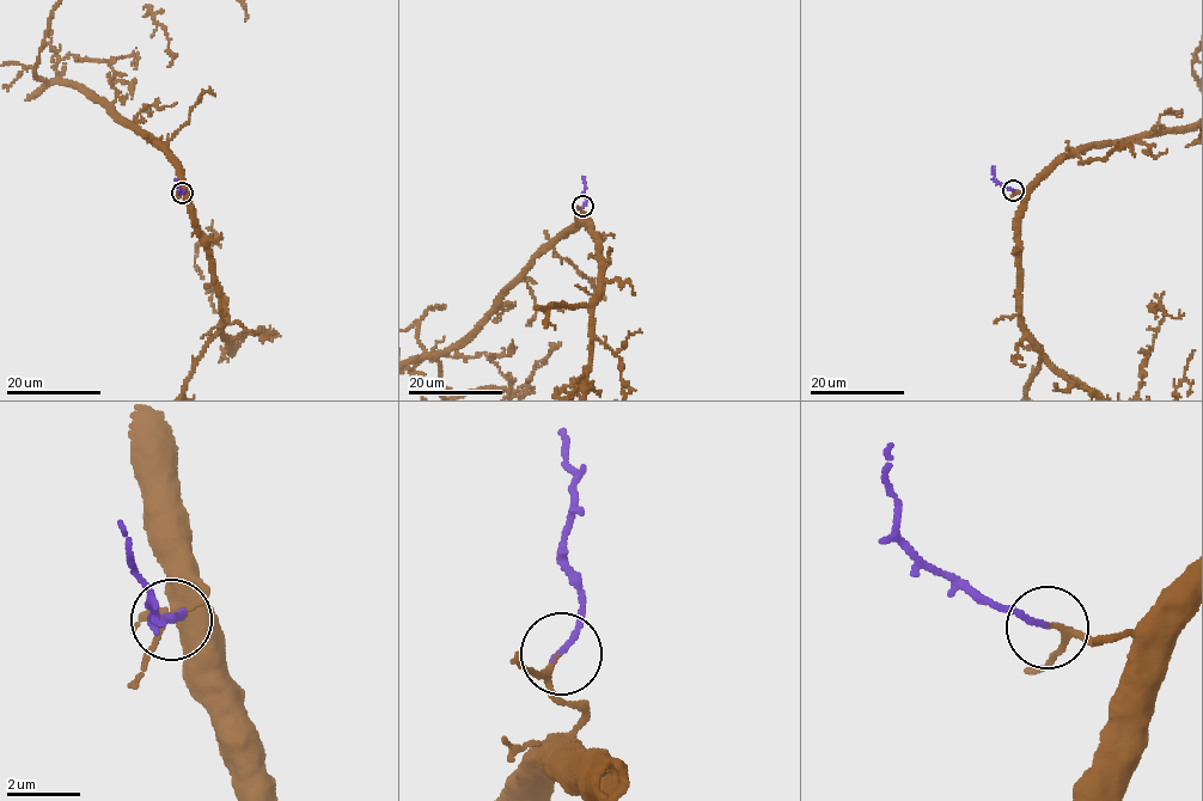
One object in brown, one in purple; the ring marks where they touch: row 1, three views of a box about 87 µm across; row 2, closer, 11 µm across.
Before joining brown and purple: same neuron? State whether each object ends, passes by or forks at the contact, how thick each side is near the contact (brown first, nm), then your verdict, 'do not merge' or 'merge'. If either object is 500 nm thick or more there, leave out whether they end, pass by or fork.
brown passes by; purple ends there; 140 nm thick on the brown side, 150 nm on the other; merge

